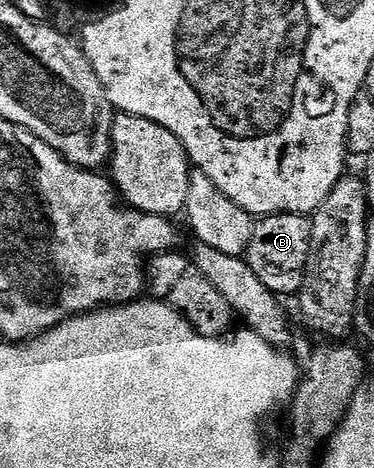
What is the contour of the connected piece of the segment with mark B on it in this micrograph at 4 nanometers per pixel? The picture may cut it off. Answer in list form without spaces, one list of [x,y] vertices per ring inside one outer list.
[[[279,212],[276,216],[264,216],[255,224],[255,229],[251,235],[251,241],[245,253],[245,259],[253,274],[261,278],[261,282],[276,297],[294,297],[298,293],[299,287],[303,285],[303,279],[307,273],[307,259],[311,249],[311,222],[307,216],[298,216],[296,212]]]

